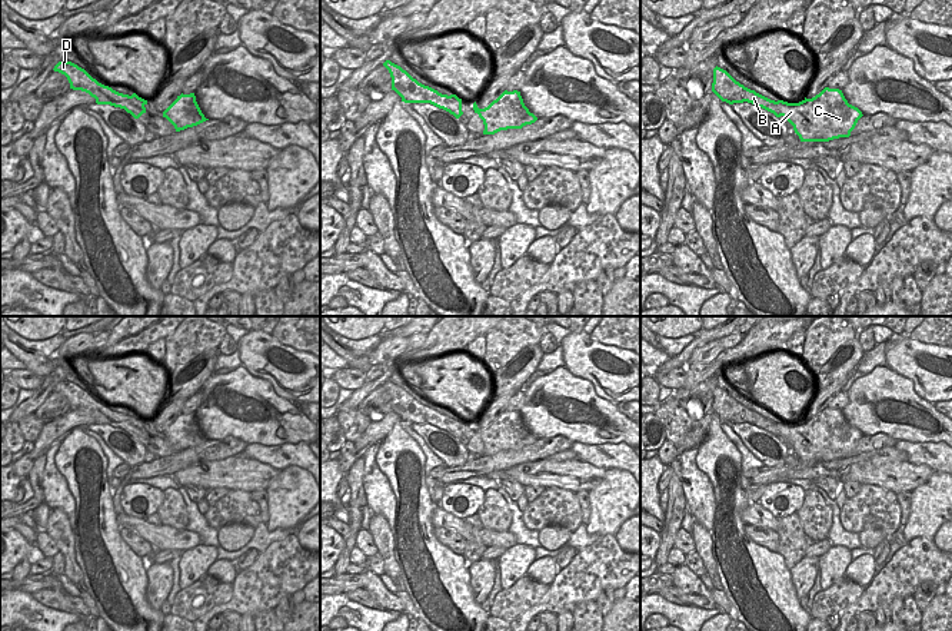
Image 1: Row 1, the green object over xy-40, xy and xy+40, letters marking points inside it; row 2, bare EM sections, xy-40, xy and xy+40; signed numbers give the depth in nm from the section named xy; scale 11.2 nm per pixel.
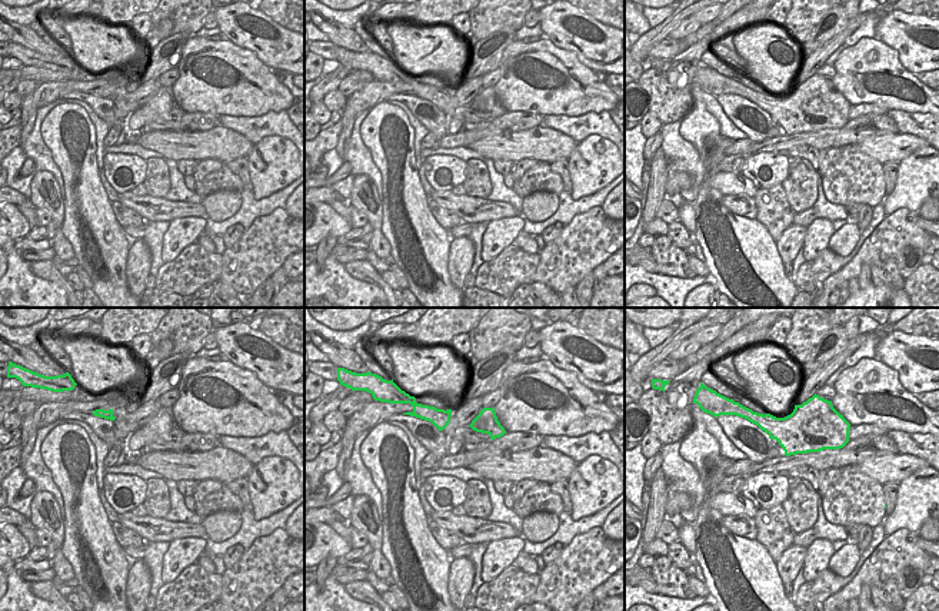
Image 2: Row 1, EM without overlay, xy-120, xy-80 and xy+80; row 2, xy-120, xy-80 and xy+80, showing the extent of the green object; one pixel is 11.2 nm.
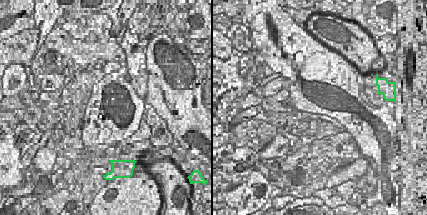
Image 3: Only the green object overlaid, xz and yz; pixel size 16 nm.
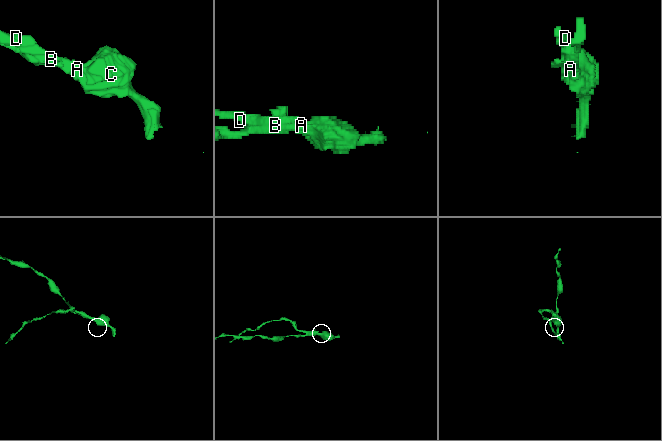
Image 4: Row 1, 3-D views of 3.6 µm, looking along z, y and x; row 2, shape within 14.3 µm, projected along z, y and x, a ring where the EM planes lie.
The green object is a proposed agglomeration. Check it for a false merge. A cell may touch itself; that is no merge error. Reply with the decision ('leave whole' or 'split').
split

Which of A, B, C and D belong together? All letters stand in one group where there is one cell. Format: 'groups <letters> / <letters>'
groups A B C / D

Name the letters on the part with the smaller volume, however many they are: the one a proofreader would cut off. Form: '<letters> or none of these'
D.

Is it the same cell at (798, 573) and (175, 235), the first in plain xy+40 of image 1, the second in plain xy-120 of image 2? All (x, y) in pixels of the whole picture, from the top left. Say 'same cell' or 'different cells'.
different cells

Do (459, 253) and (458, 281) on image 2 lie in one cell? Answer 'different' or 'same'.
same

